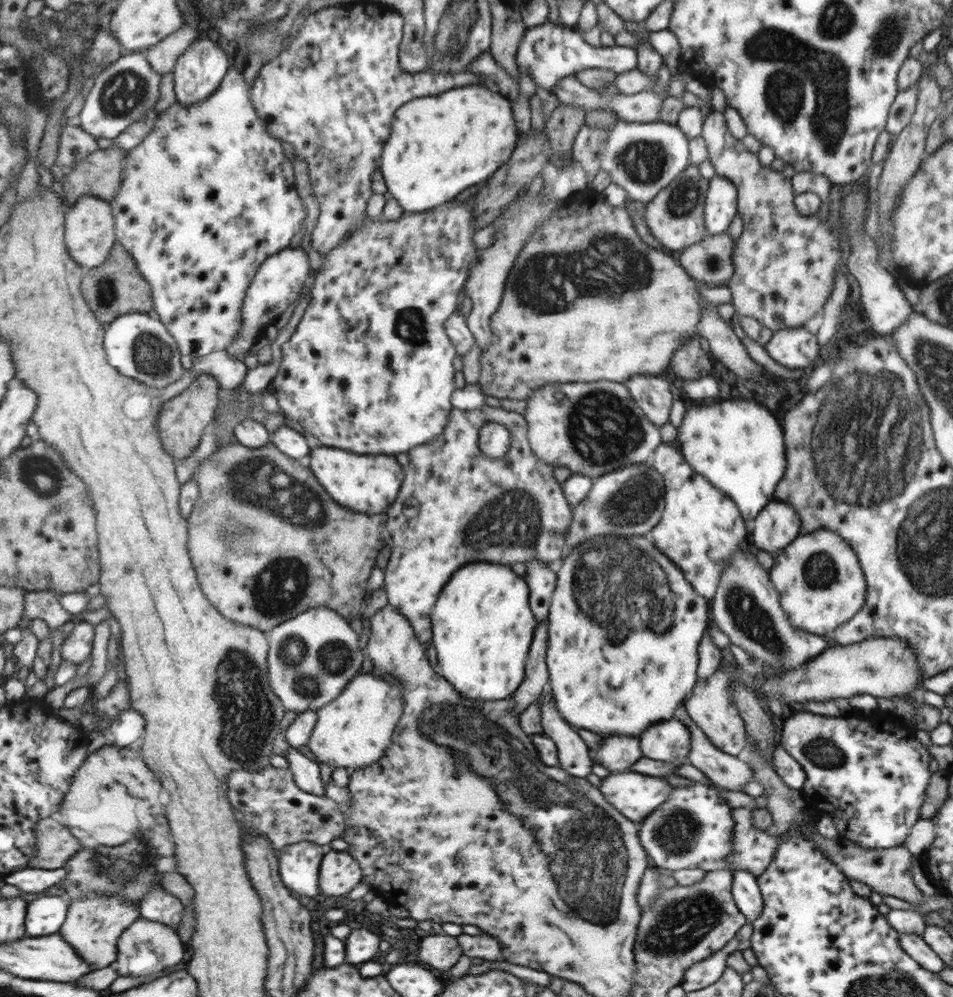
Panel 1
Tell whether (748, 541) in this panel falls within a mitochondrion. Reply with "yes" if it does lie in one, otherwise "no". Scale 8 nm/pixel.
no

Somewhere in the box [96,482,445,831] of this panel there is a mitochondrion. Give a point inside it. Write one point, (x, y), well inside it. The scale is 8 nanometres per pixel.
(244, 725)

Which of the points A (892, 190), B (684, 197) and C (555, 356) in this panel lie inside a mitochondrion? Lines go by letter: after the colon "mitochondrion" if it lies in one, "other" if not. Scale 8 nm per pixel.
A: mitochondrion
B: mitochondrion
C: other

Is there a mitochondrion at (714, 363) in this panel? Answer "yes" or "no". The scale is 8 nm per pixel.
no

